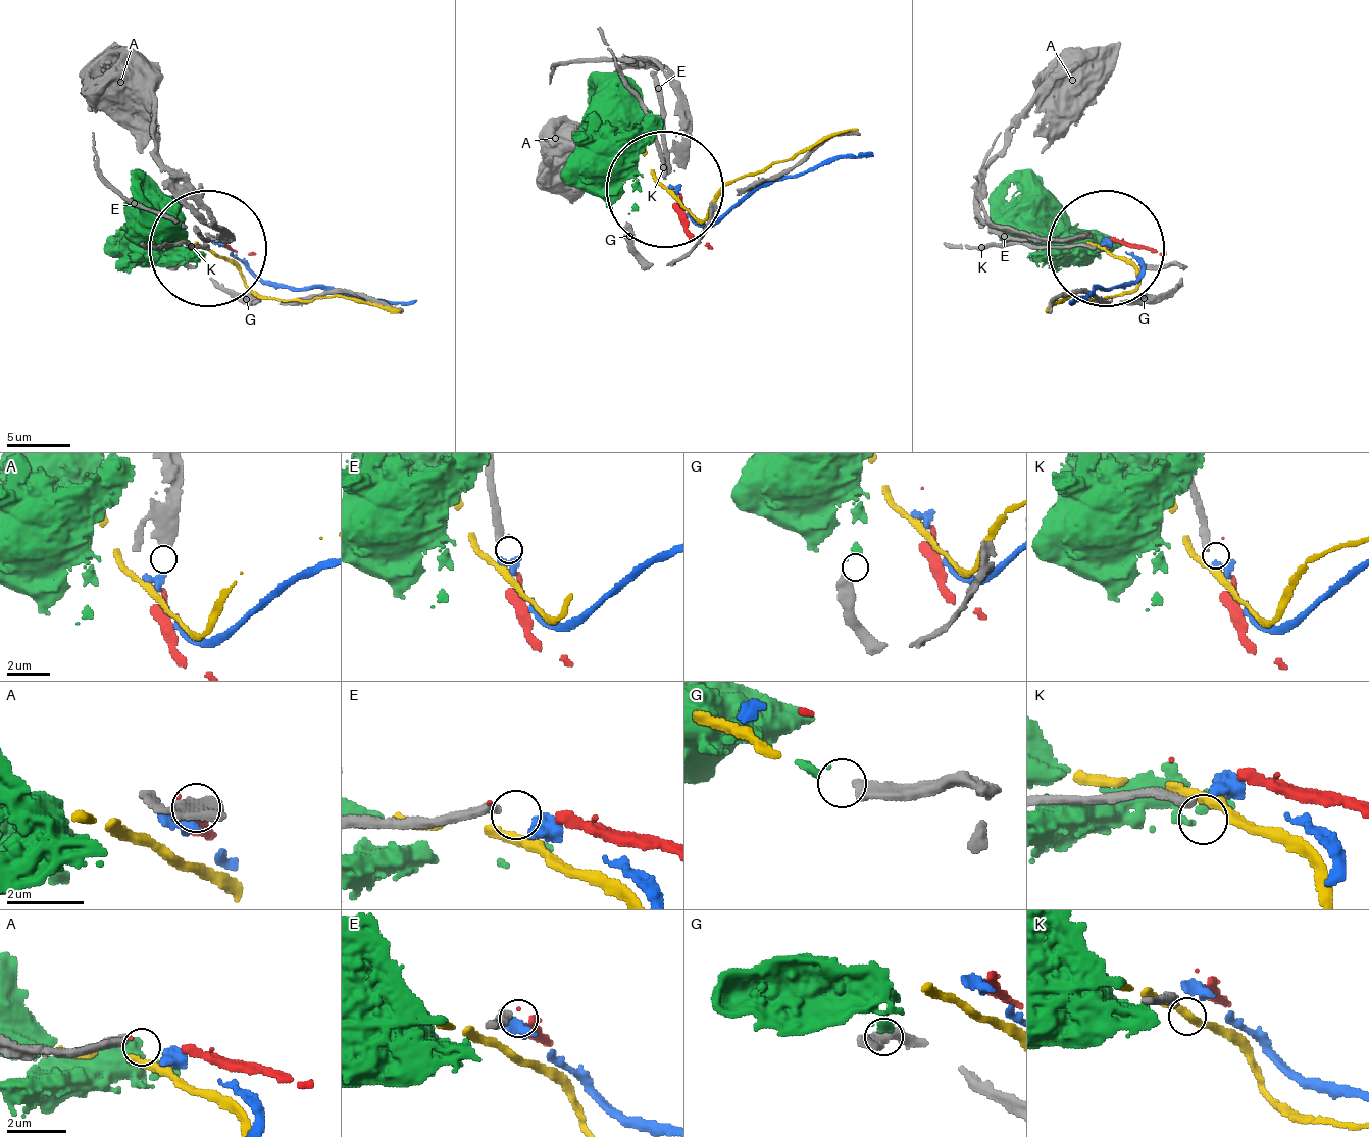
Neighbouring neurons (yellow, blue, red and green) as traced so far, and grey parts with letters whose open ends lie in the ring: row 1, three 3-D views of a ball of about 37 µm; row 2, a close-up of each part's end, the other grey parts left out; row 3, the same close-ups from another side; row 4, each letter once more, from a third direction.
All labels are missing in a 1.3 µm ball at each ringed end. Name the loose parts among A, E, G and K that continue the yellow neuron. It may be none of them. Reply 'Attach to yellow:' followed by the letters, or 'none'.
Attach to yellow: none

